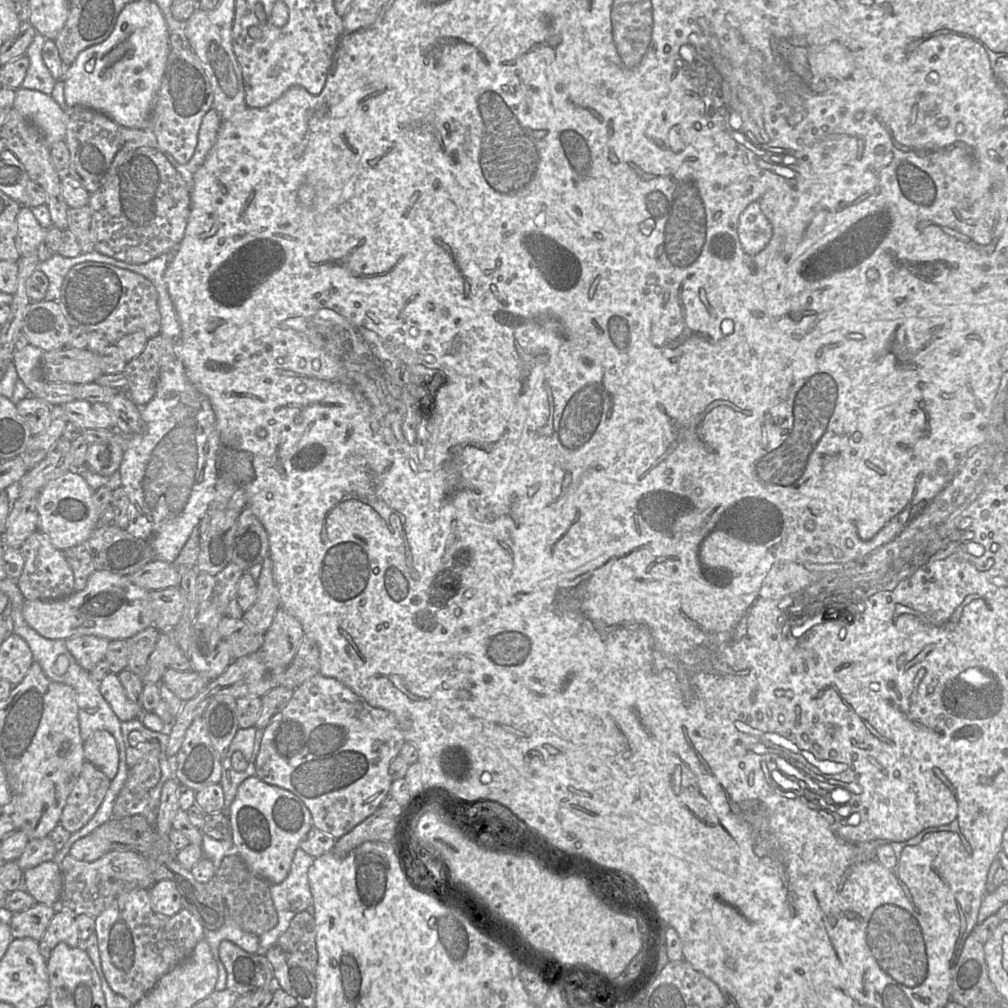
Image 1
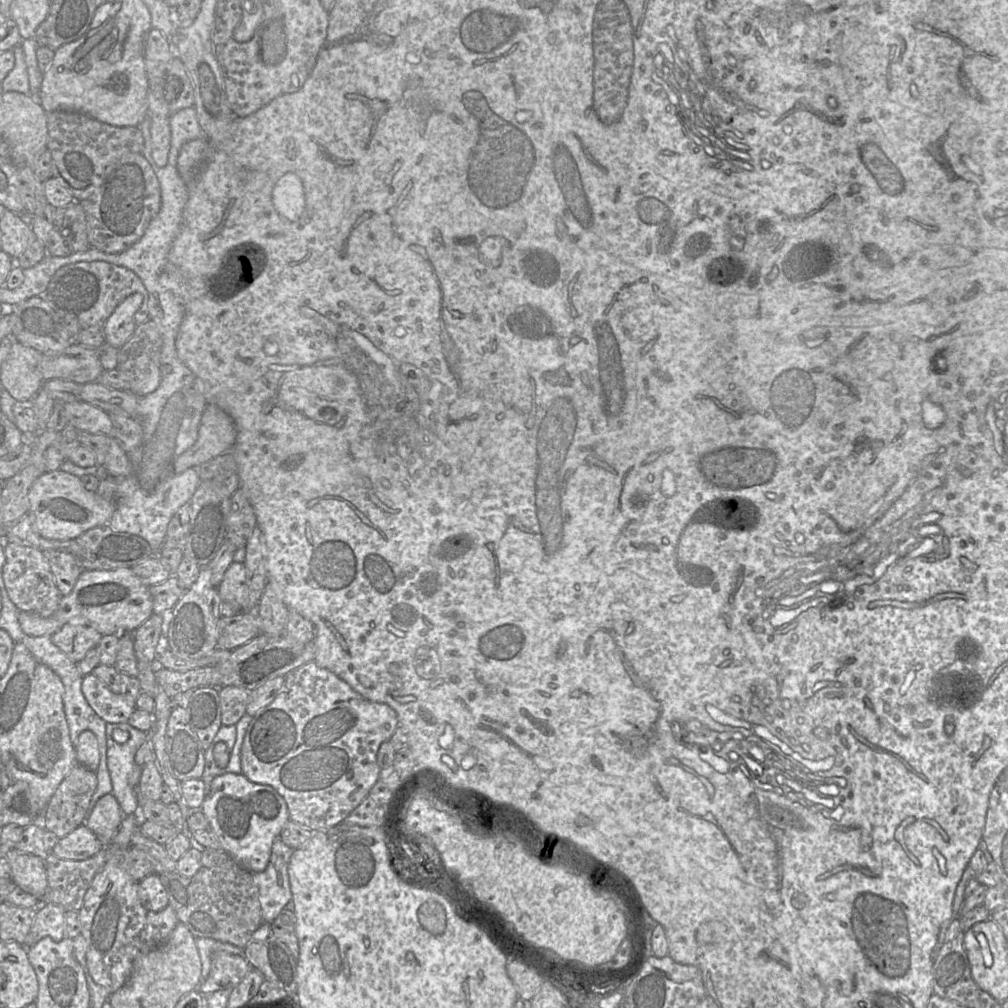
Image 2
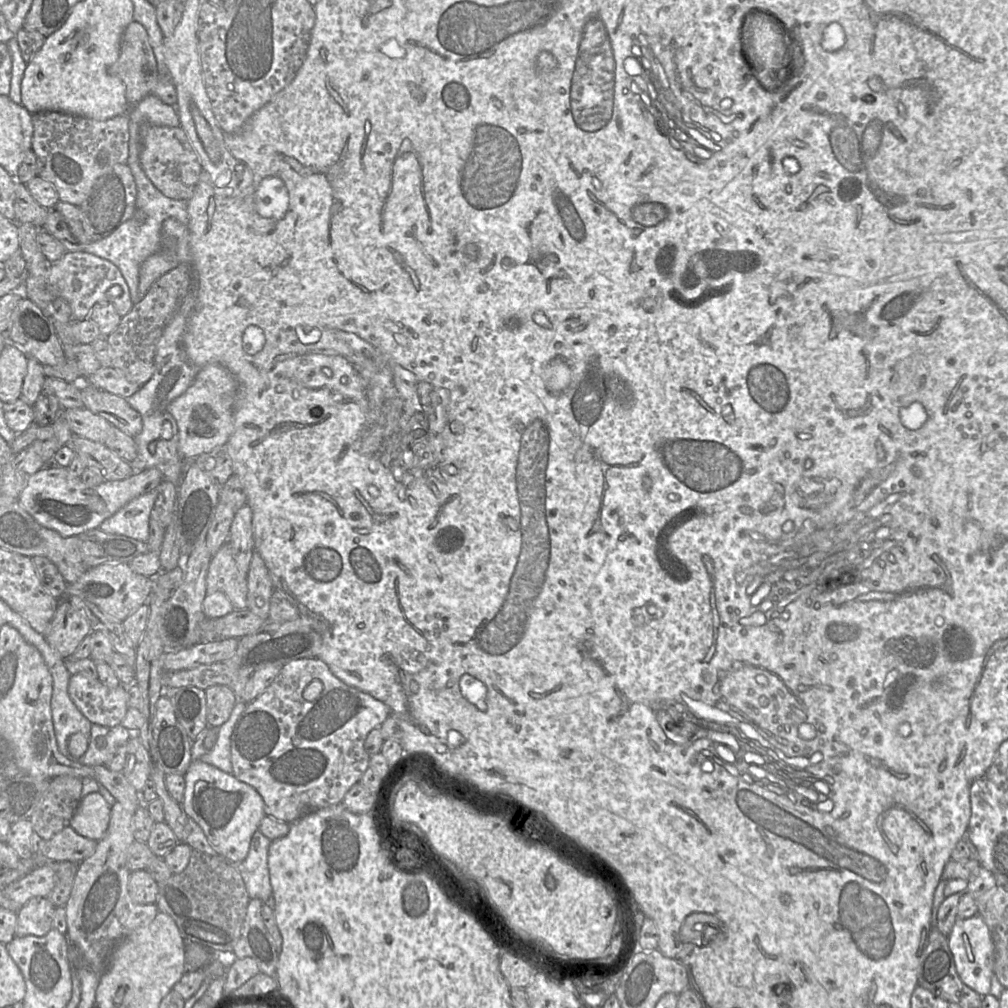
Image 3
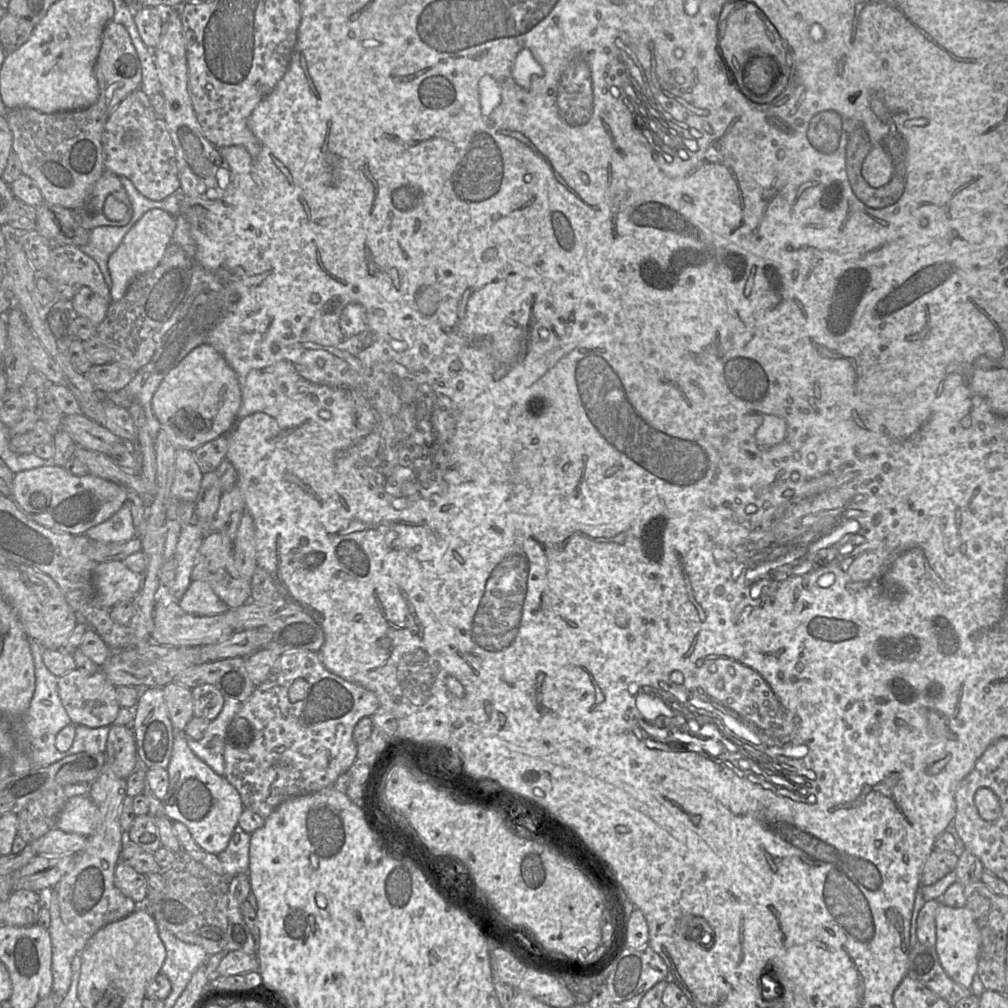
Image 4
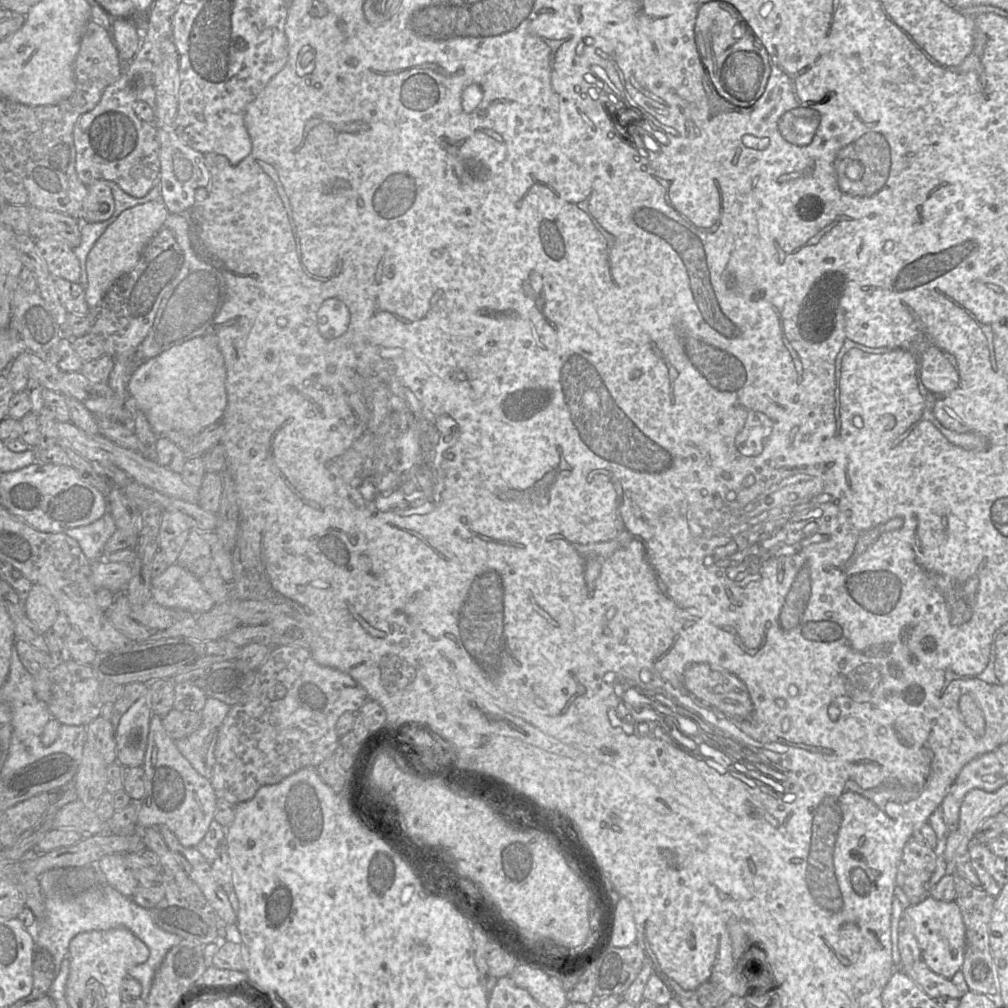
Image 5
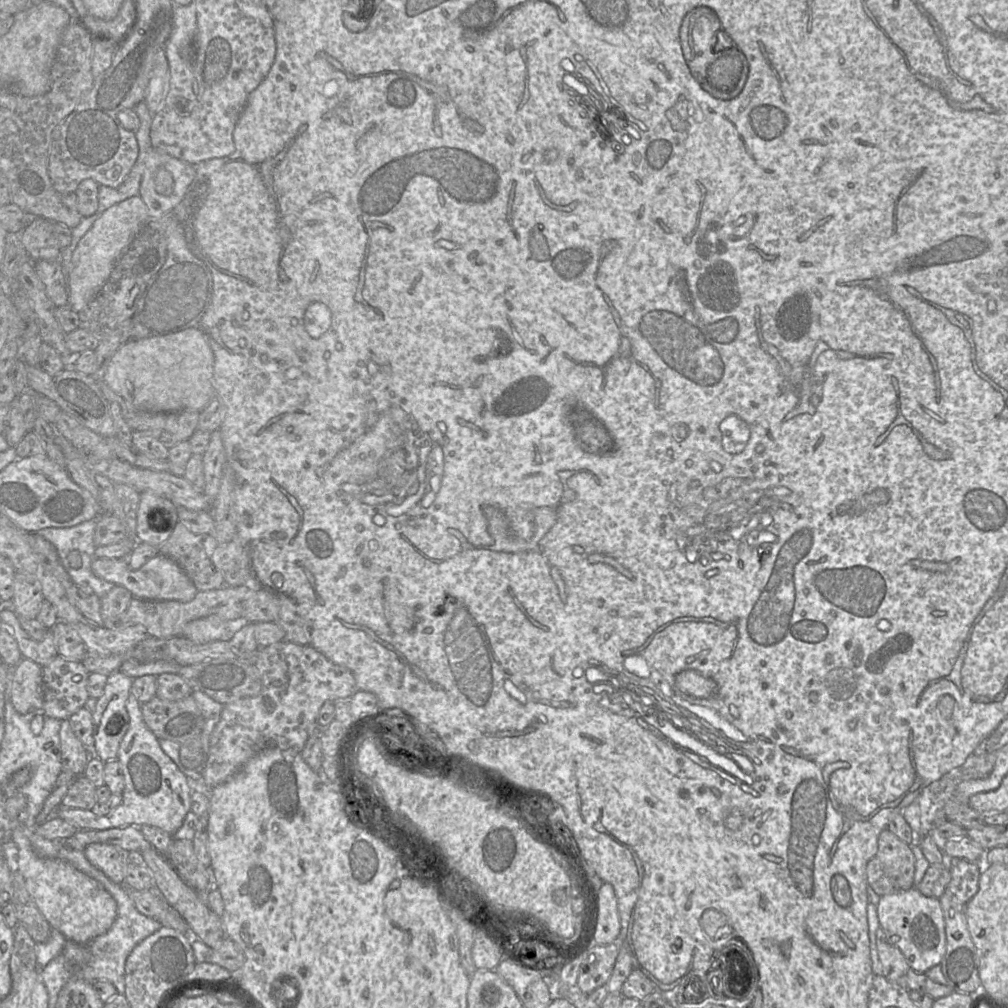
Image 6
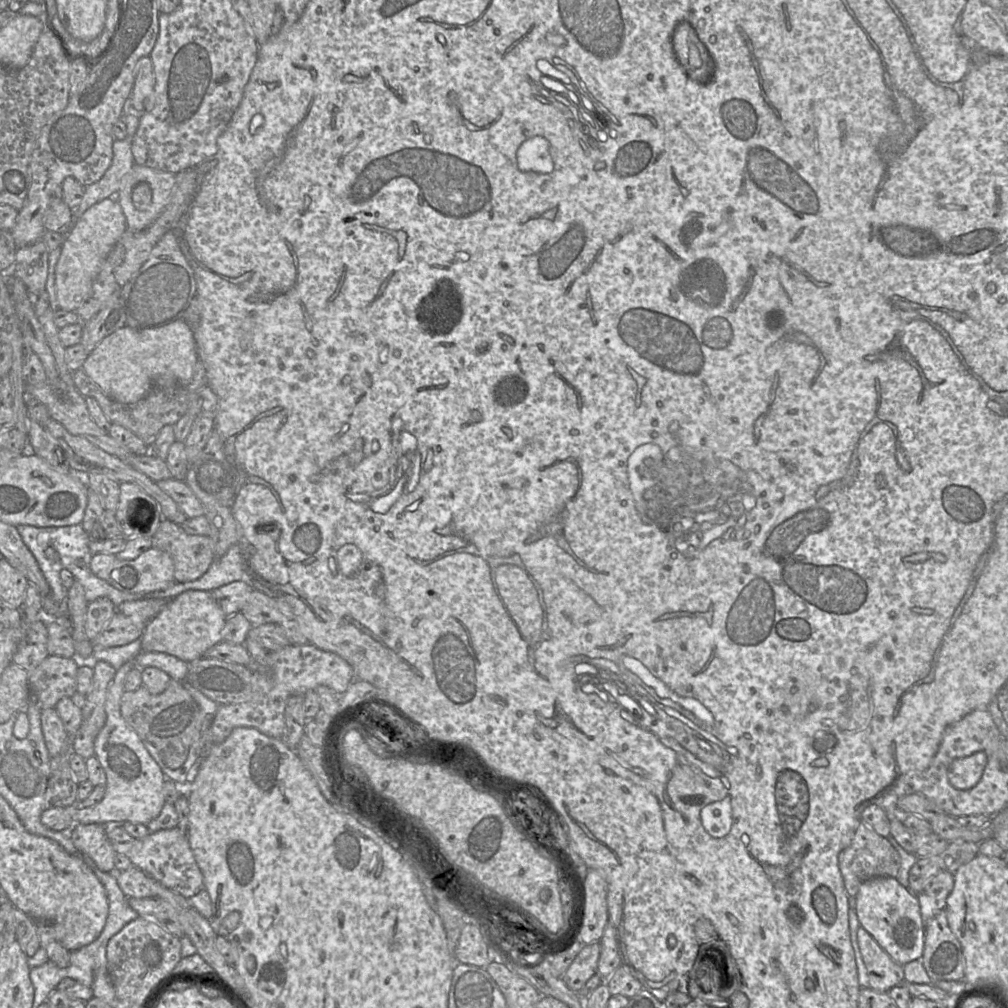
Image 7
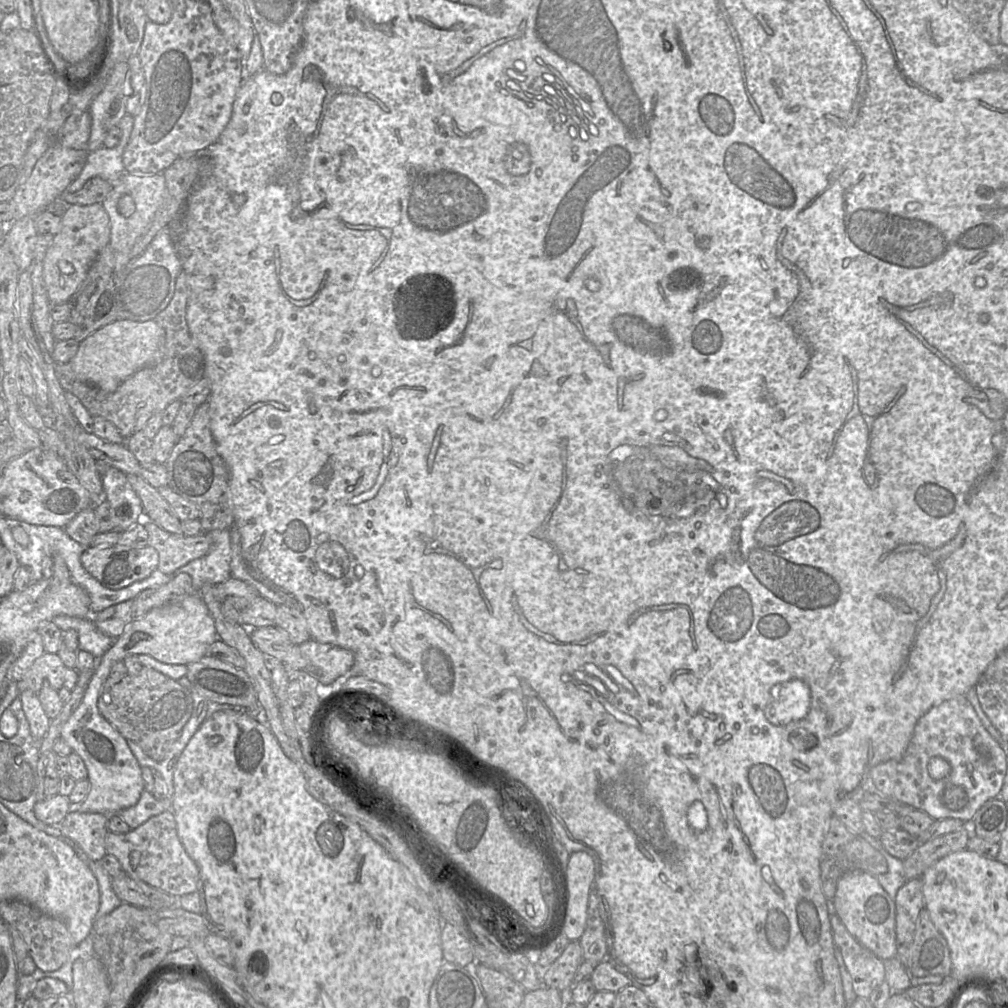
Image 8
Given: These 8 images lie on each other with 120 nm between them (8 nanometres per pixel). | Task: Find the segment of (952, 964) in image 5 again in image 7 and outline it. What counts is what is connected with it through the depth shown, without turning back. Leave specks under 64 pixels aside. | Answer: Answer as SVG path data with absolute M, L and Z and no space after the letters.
M872 878L860 885L851 900L854 901L854 910L860 926L896 963L904 966L921 959L925 945L925 921L915 893L895 878Z

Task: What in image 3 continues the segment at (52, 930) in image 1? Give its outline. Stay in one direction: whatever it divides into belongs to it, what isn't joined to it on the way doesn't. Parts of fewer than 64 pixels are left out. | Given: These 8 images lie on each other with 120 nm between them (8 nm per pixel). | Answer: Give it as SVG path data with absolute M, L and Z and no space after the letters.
M48 898L30 899L17 912L16 936L45 936L53 929L55 909Z

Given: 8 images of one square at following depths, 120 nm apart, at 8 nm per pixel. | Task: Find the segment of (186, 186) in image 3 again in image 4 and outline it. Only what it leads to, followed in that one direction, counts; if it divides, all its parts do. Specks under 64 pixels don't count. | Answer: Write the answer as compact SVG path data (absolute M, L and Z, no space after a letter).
M140 89L129 94L111 113L105 124L102 145L105 170L128 178L146 198L161 201L179 194L176 152L170 133L163 117L155 114Z

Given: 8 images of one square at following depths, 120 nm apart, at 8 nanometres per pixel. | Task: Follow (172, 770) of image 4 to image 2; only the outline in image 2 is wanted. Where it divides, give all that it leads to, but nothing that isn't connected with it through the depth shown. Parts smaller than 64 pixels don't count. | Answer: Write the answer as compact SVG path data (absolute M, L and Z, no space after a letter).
M243 774L218 775L207 780L206 784L207 793L199 810L208 819L220 849L250 873L264 871L274 841L290 820L285 800L273 787L254 783Z

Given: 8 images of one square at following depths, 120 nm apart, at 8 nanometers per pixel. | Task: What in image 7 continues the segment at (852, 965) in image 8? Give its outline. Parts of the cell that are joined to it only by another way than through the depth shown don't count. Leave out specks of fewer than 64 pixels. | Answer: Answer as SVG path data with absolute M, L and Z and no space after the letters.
M860 927L856 935L867 970L866 988L887 992L904 981L903 966L896 963L865 929Z

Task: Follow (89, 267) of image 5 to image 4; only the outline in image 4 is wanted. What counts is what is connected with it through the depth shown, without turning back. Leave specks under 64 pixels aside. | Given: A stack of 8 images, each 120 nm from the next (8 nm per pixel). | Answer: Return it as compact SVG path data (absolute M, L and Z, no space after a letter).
M154 208L145 212L130 228L107 263L111 278L110 297L112 301L121 299L129 283L138 275L153 270L161 261L167 246L172 242L175 217L165 210Z

